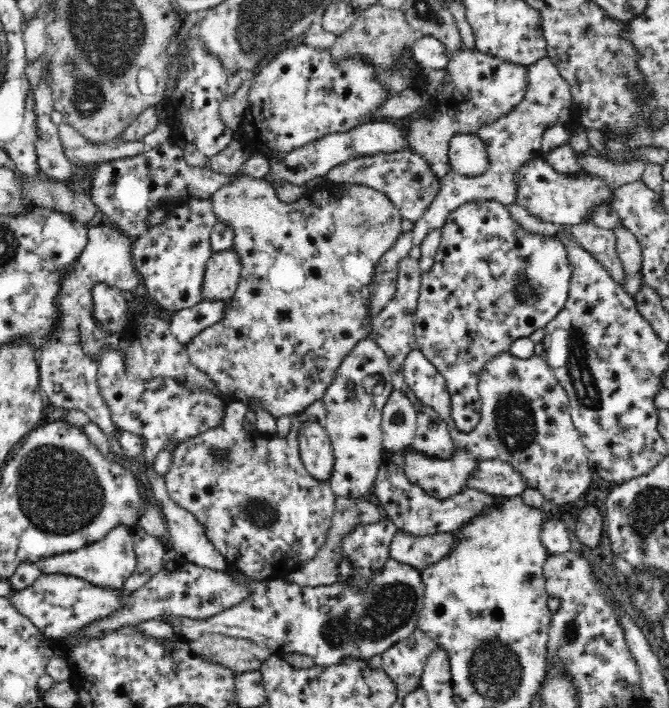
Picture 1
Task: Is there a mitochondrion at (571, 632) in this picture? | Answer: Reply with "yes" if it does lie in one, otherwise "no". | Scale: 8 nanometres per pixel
yes

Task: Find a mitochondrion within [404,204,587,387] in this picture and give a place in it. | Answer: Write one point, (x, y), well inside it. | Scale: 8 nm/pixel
(529, 290)

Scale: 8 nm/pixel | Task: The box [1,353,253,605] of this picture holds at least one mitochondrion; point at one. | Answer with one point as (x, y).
(60, 490)

